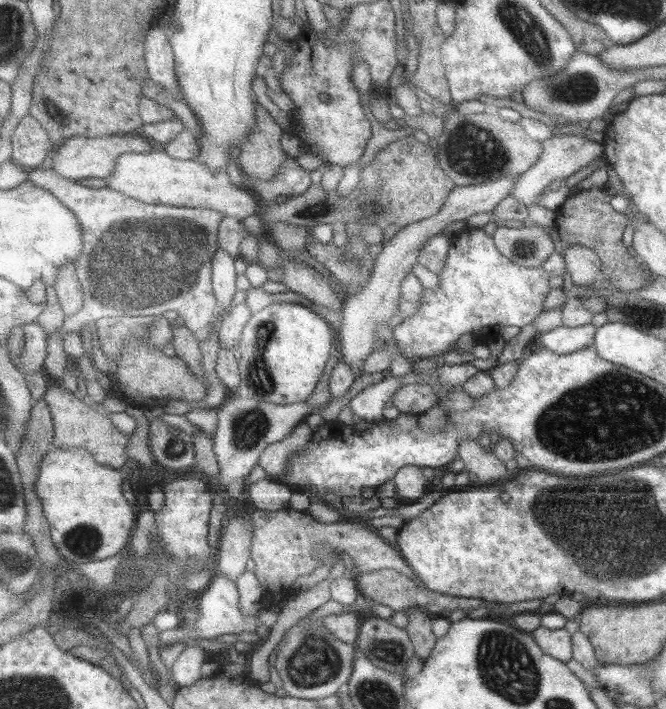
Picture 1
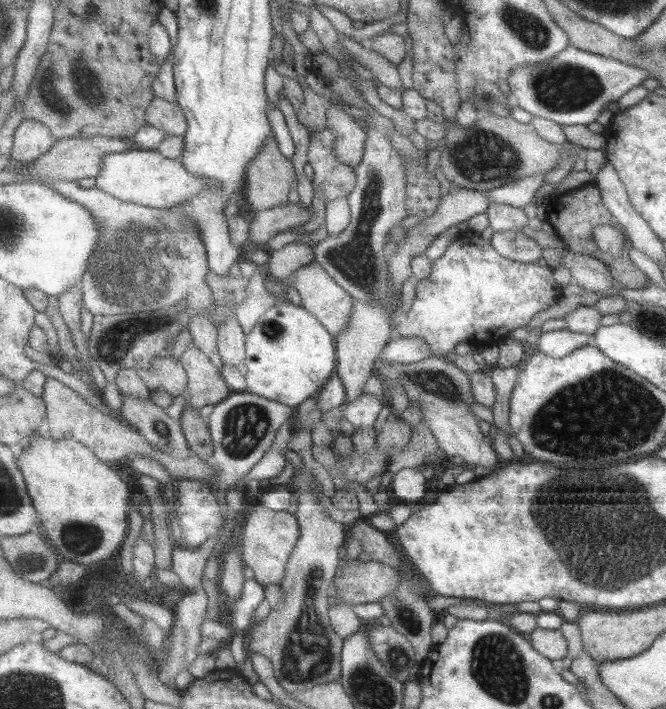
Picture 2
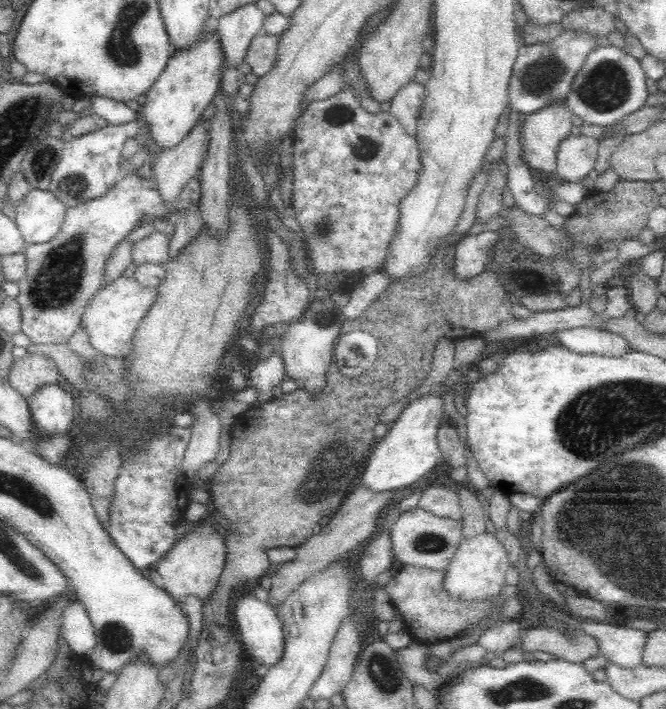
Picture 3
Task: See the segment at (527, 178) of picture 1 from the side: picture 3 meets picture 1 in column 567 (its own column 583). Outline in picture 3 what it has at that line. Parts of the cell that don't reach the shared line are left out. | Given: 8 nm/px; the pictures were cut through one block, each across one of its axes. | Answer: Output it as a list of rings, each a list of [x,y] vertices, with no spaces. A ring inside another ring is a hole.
[[[569,135],[556,152],[555,174],[564,182],[574,183],[593,175],[599,142],[590,136]]]

